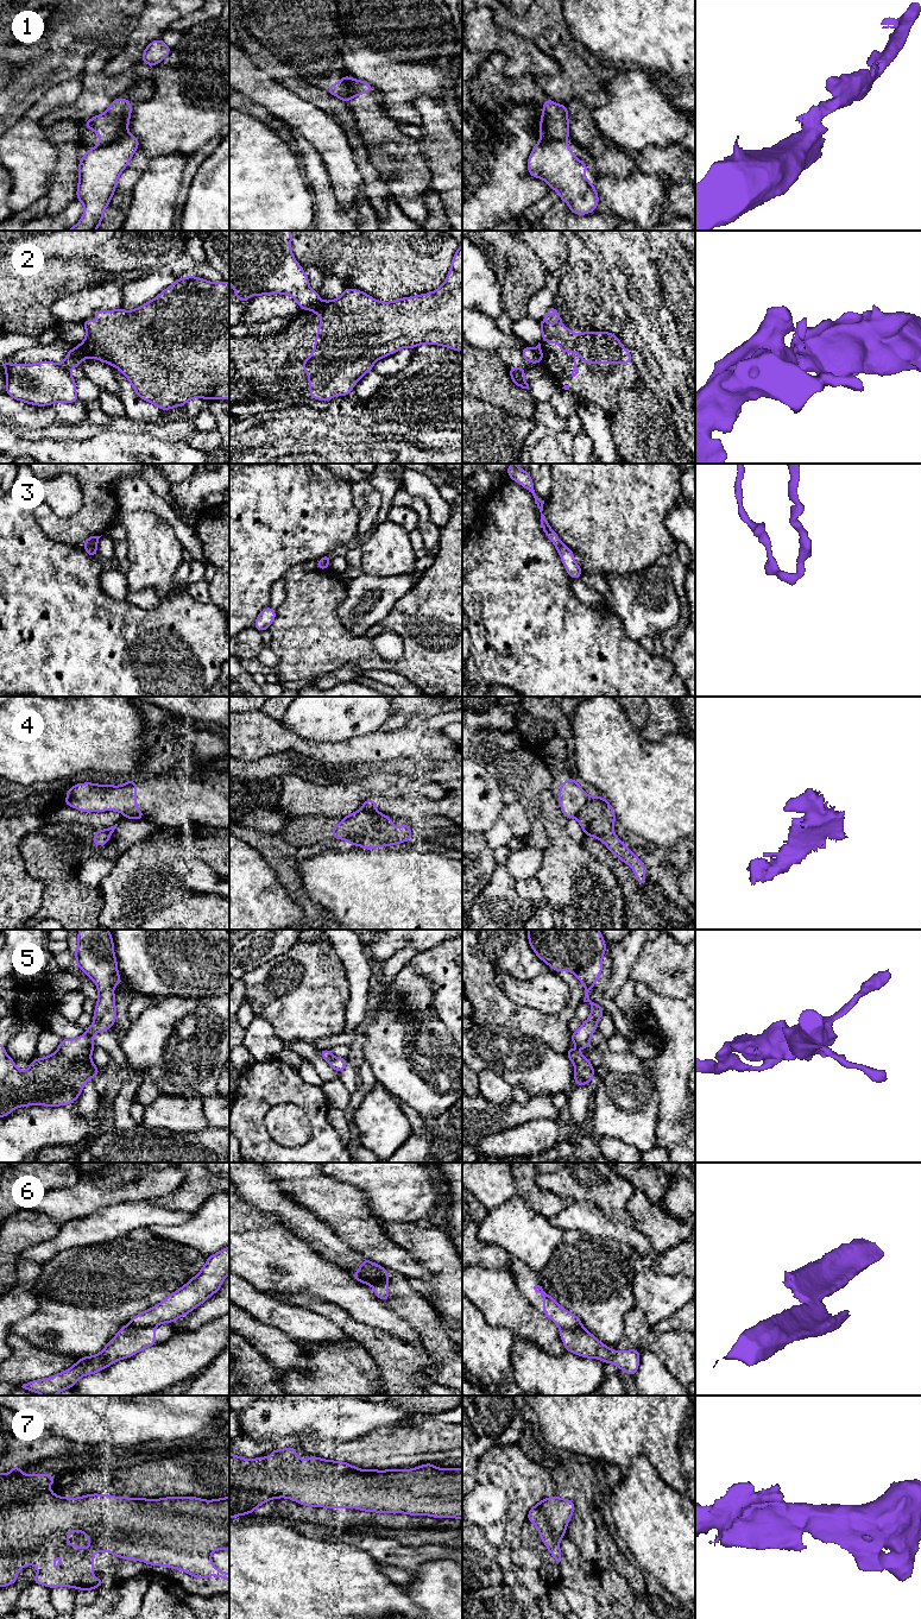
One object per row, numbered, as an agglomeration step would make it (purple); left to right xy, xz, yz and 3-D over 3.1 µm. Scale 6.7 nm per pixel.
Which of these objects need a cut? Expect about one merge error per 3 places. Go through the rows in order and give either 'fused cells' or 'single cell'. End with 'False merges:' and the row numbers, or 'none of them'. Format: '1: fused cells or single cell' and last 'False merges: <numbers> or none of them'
1: fused cells
2: fused cells
3: fused cells
4: fused cells
5: single cell
6: fused cells
7: single cell
False merges: 1, 2, 3, 4, 6

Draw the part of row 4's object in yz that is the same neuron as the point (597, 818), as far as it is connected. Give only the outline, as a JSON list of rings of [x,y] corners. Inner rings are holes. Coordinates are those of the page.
[[[588,796],[578,815],[585,836],[601,840],[608,850],[625,864],[633,869],[638,886],[645,883],[645,865],[644,863],[616,836],[613,824],[616,814],[611,804],[603,796]]]

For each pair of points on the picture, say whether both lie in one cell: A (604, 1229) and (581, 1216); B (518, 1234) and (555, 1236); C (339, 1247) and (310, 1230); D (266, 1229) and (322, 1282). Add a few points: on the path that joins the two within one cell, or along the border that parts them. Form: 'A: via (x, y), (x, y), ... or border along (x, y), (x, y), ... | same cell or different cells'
A: via (598, 1223), (587, 1217) | same cell
B: via (528, 1235), (546, 1236) | same cell
C: via (332, 1246), (317, 1234) | same cell
D: via (281, 1243), (308, 1271) | same cell

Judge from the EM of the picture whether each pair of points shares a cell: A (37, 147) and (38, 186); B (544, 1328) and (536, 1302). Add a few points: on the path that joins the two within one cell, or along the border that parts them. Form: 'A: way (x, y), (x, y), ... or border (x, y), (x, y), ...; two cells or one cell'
A: way (37, 157), (37, 176); one cell
B: border (518, 1290), (541, 1311); two cells

